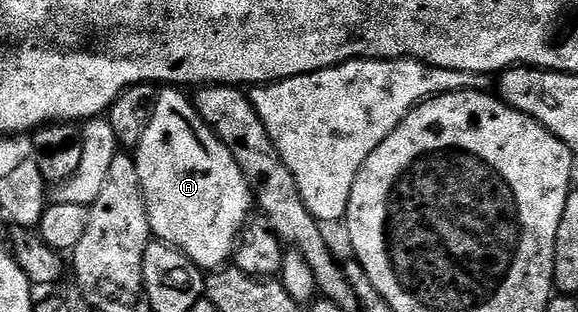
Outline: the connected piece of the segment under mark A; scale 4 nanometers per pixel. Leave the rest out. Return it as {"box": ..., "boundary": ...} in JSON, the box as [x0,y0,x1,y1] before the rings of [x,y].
{"box":[134,87,254,271],"boundary":[[[164,87],[157,92],[154,114],[146,132],[142,135],[142,139],[134,150],[136,158],[136,166],[138,167],[138,179],[140,186],[144,192],[144,202],[146,203],[146,211],[150,219],[150,227],[152,228],[152,236],[157,241],[163,241],[165,245],[170,245],[174,249],[186,254],[201,271],[215,271],[229,264],[230,258],[233,256],[234,250],[238,244],[238,238],[241,229],[244,228],[249,220],[250,214],[254,209],[254,198],[252,189],[246,183],[246,179],[242,175],[242,171],[238,167],[238,163],[234,163],[234,155],[230,154],[229,148],[226,147],[212,131],[207,124],[200,118],[197,109],[192,105],[191,98],[183,90],[176,87]]]}

